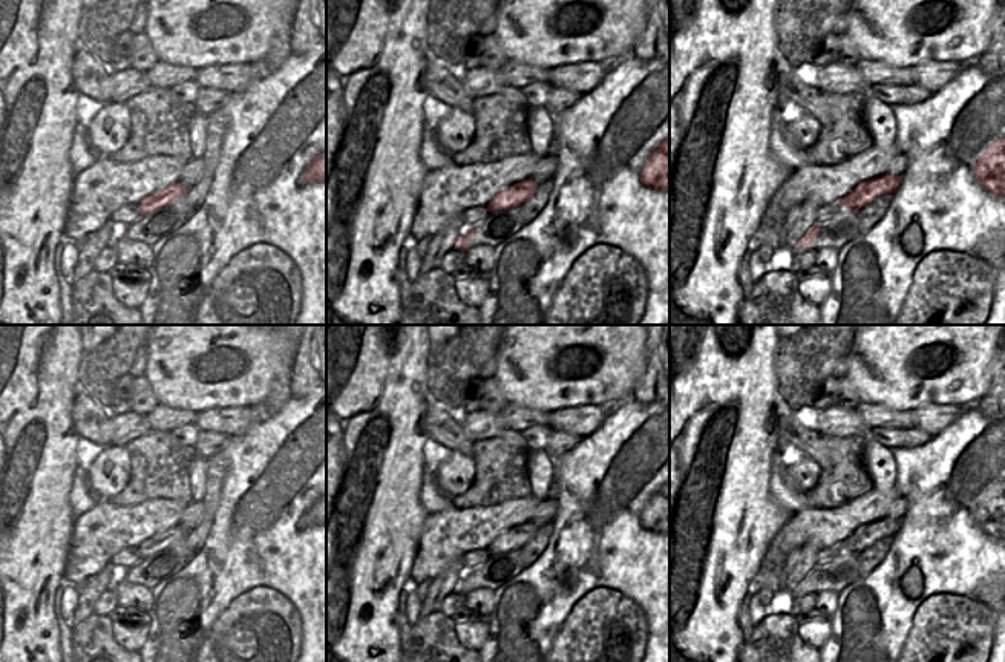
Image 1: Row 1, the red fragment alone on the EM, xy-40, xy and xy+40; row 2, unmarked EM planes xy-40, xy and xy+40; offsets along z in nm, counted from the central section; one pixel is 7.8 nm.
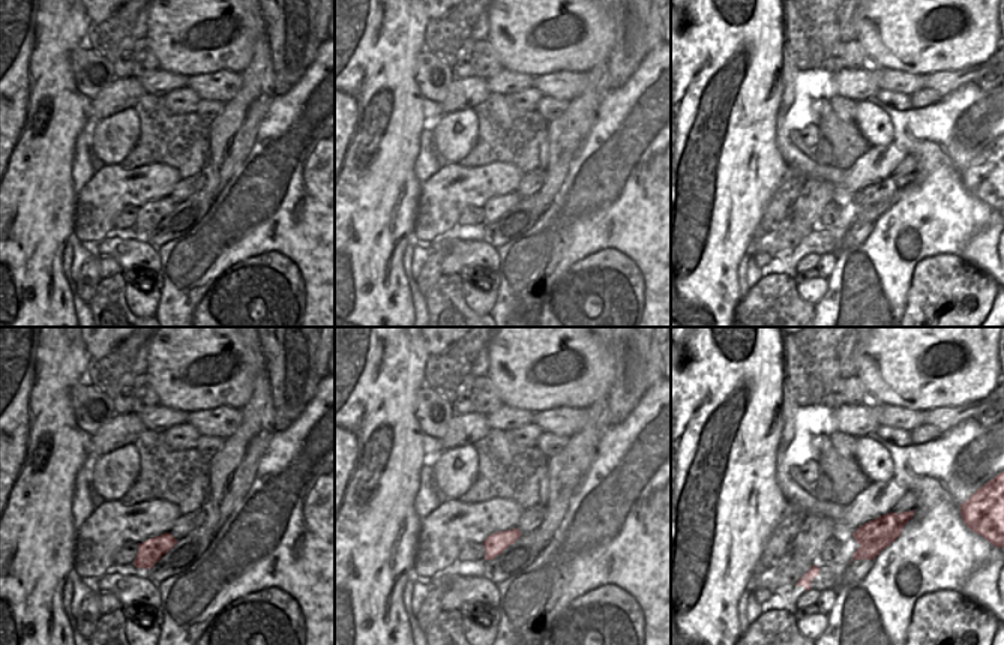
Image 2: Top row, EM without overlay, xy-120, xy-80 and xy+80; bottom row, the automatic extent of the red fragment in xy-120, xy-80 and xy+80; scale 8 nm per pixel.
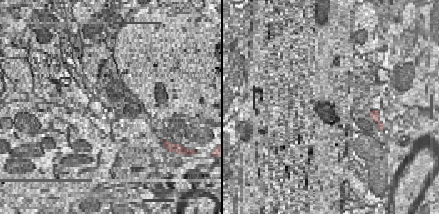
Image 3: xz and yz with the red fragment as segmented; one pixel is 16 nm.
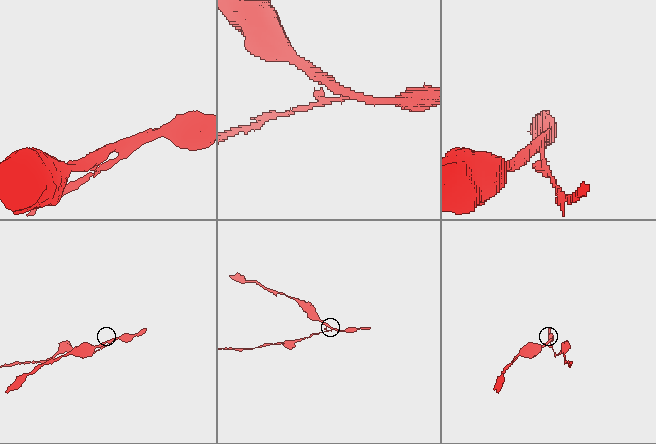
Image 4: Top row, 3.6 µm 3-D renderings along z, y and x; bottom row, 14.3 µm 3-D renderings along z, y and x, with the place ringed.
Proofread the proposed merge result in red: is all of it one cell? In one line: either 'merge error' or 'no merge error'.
merge error

